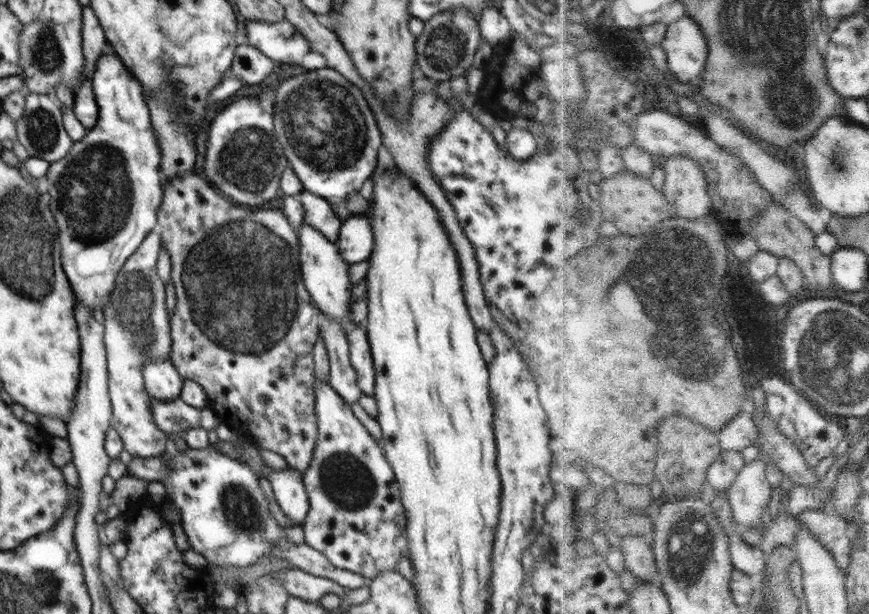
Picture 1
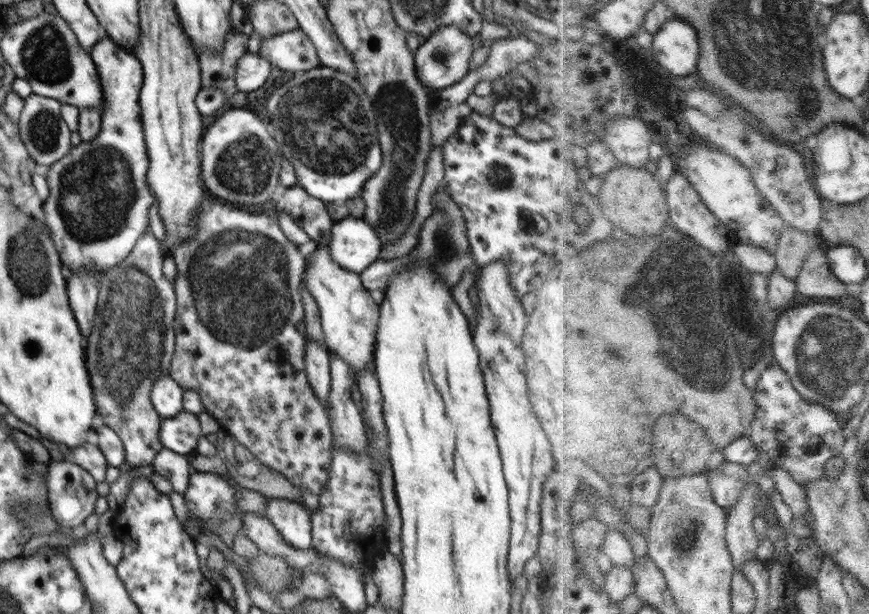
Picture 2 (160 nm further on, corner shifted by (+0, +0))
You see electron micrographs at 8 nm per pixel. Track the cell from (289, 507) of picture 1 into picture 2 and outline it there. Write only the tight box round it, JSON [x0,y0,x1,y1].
[266,498,311,550]

